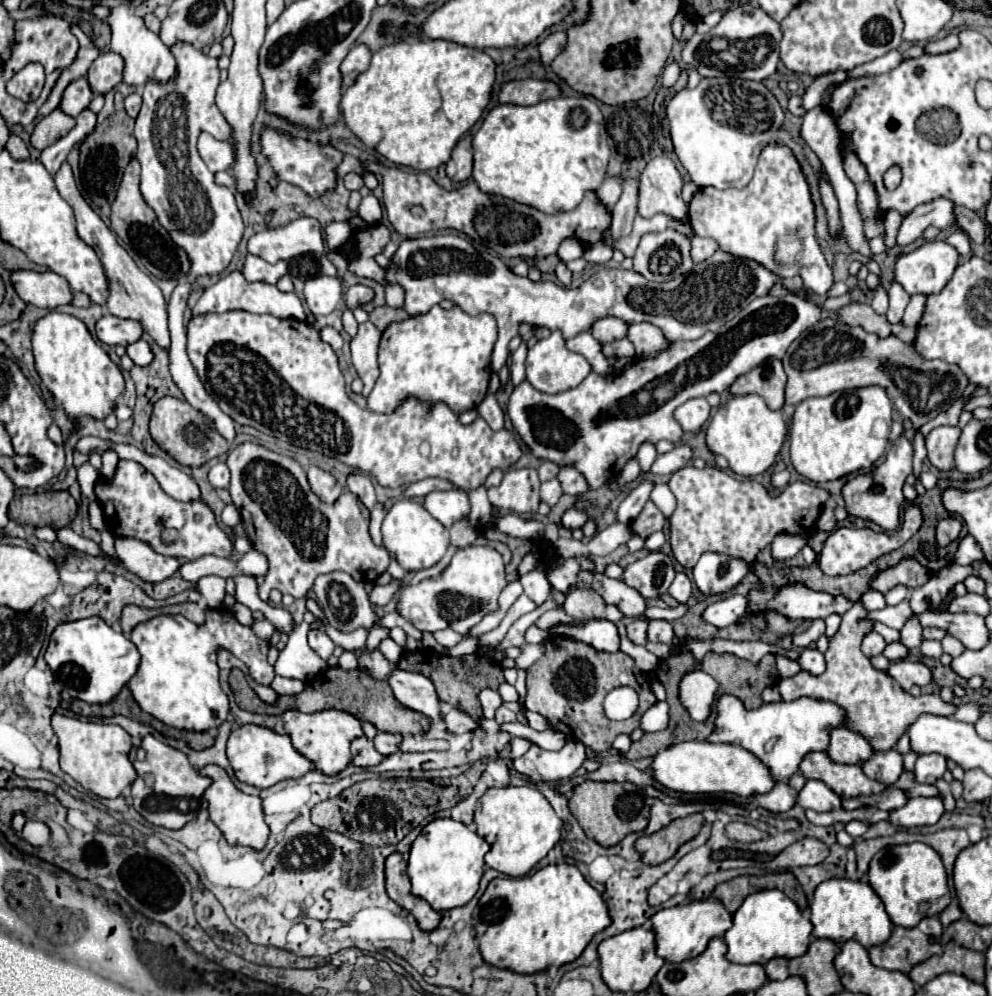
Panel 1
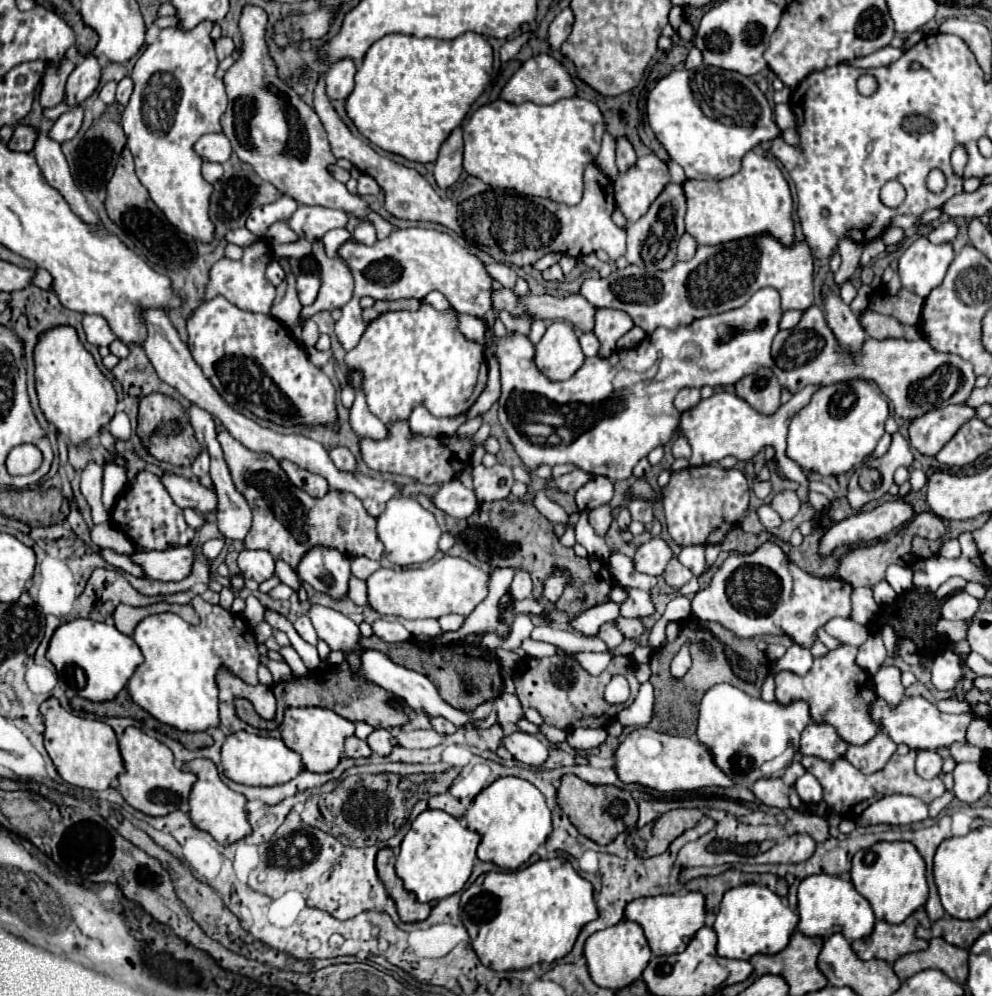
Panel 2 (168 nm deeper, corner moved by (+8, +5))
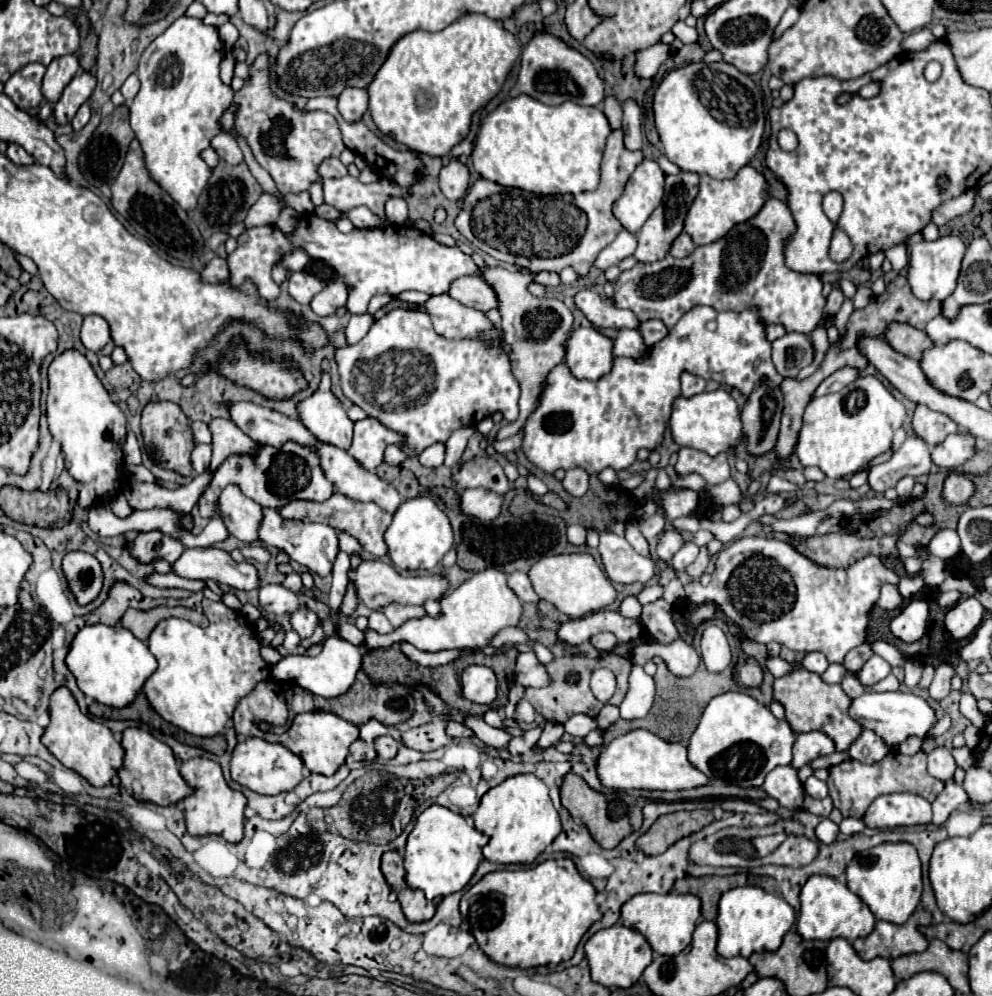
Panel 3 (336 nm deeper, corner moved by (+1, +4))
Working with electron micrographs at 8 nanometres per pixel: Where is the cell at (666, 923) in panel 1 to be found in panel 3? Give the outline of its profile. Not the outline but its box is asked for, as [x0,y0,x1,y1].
[622,893,700,955]

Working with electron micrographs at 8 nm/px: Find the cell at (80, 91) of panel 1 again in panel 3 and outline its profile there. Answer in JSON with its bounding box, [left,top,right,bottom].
[42,55,80,103]

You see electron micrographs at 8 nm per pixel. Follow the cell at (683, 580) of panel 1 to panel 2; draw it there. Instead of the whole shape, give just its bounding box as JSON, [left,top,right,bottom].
[663,558,691,590]

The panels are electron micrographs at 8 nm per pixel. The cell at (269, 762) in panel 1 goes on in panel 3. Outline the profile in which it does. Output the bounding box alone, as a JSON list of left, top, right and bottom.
[230,739,304,795]

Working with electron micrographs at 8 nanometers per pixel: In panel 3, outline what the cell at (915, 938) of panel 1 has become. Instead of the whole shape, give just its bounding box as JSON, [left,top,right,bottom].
[852,910,932,961]

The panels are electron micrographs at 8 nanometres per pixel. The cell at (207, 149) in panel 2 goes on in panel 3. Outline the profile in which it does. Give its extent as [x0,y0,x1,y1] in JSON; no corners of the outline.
[212,133,242,165]

